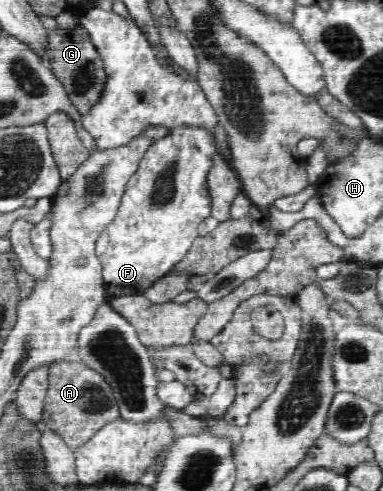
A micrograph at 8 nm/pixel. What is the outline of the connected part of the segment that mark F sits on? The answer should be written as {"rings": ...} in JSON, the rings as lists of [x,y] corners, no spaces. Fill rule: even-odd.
{"rings":[[[197,127],[170,128],[167,136],[162,137],[160,140],[155,140],[146,150],[145,157],[142,157],[137,171],[130,177],[129,183],[125,187],[125,193],[121,197],[121,205],[119,205],[115,219],[105,228],[105,231],[101,232],[96,241],[96,255],[103,267],[104,287],[109,297],[142,295],[147,289],[152,288],[158,280],[174,270],[175,265],[184,260],[187,253],[192,249],[193,242],[200,236],[198,225],[201,225],[201,222],[211,215],[211,199],[209,186],[206,183],[206,174],[209,173],[210,157],[213,154],[219,154],[219,145],[217,145],[215,136],[211,136],[205,128]]]}

